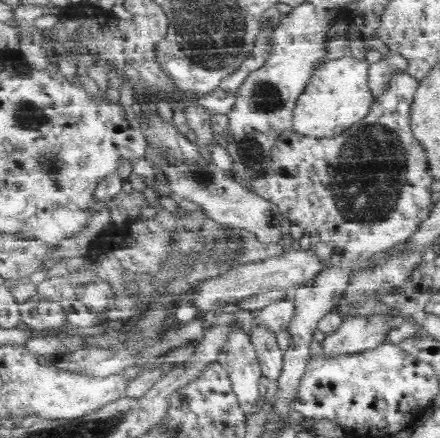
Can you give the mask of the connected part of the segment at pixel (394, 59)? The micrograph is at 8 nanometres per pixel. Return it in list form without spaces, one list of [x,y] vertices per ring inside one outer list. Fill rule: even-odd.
[[[390,52],[383,56],[379,62],[371,64],[370,73],[368,73],[368,80],[370,80],[370,87],[374,91],[374,96],[383,93],[390,84],[390,80],[396,74],[409,73],[411,61],[400,53]]]

